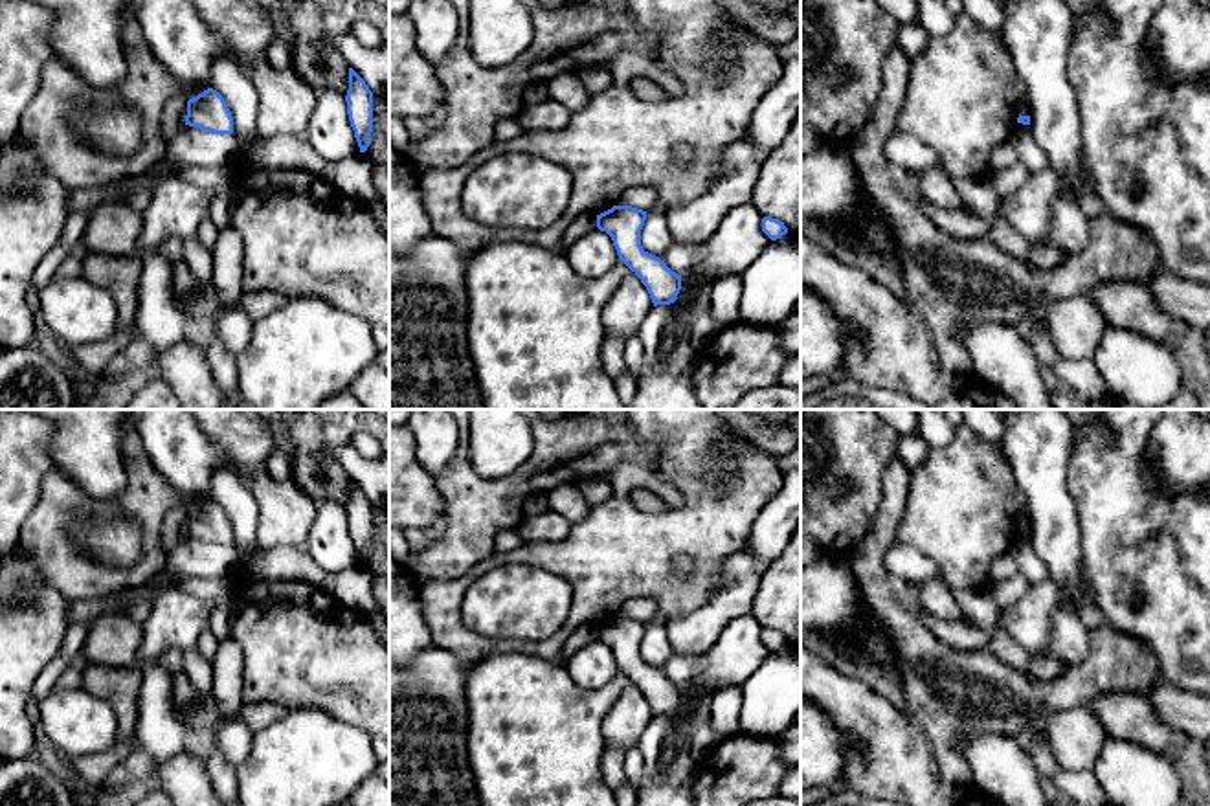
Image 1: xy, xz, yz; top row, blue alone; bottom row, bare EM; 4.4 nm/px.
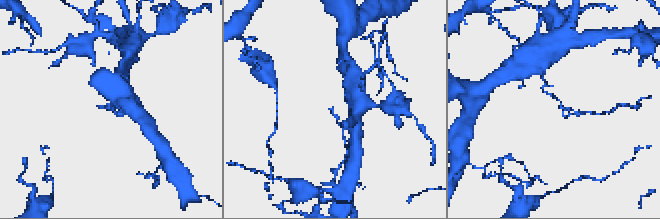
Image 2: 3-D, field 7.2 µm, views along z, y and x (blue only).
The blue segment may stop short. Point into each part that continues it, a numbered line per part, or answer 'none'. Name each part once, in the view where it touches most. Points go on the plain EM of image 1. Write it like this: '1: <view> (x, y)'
none

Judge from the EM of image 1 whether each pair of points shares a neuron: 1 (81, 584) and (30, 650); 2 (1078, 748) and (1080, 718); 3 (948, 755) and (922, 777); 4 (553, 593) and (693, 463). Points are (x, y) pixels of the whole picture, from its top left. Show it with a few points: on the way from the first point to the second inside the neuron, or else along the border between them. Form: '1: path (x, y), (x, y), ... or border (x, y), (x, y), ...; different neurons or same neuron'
1: border (35, 573), (68, 601); different neurons
2: path (1078, 740), (1080, 726); same neuron
3: border (918, 724), (929, 744), (937, 773), (952, 786); different neurons
4: border (526, 564), (568, 582), (571, 608), (564, 623); different neurons

